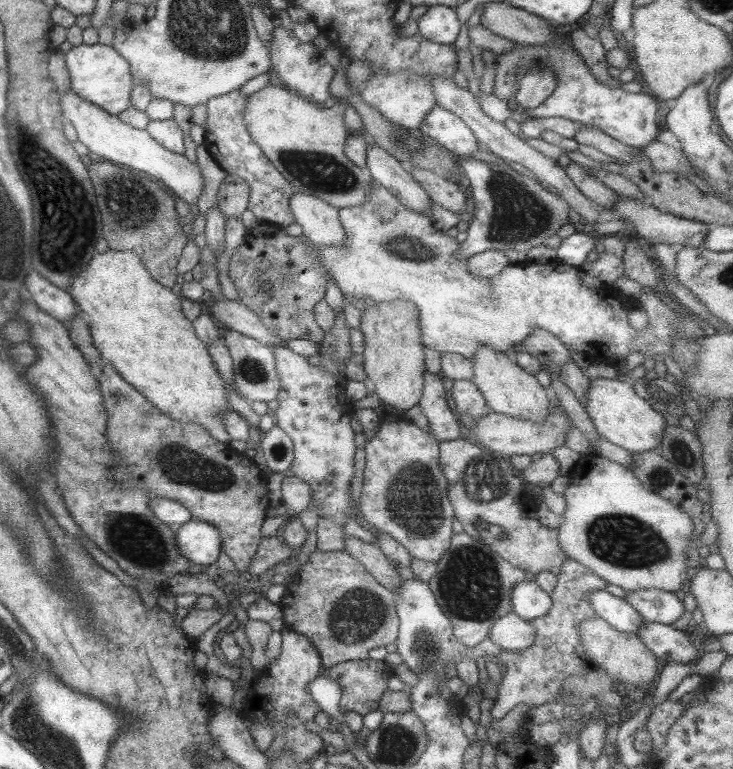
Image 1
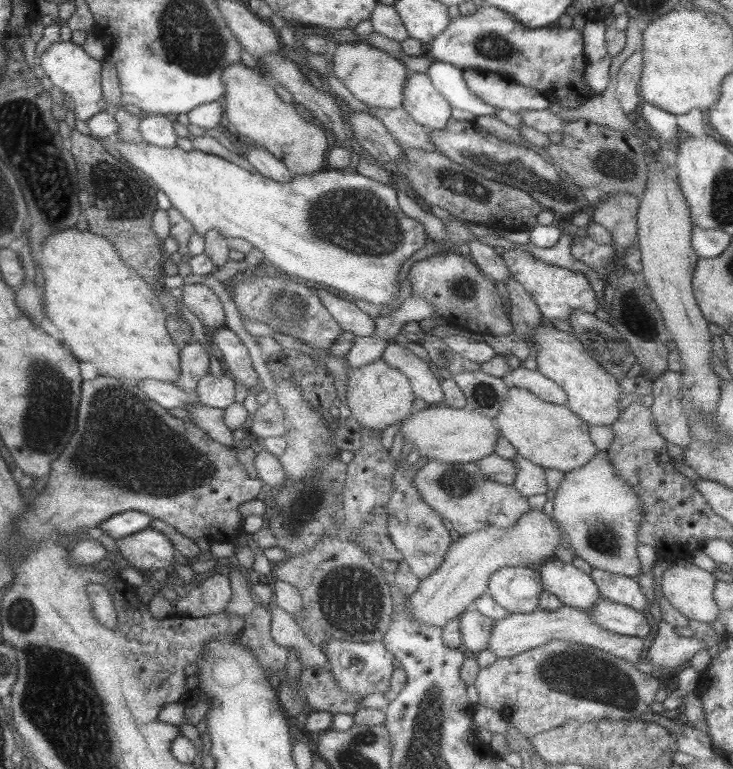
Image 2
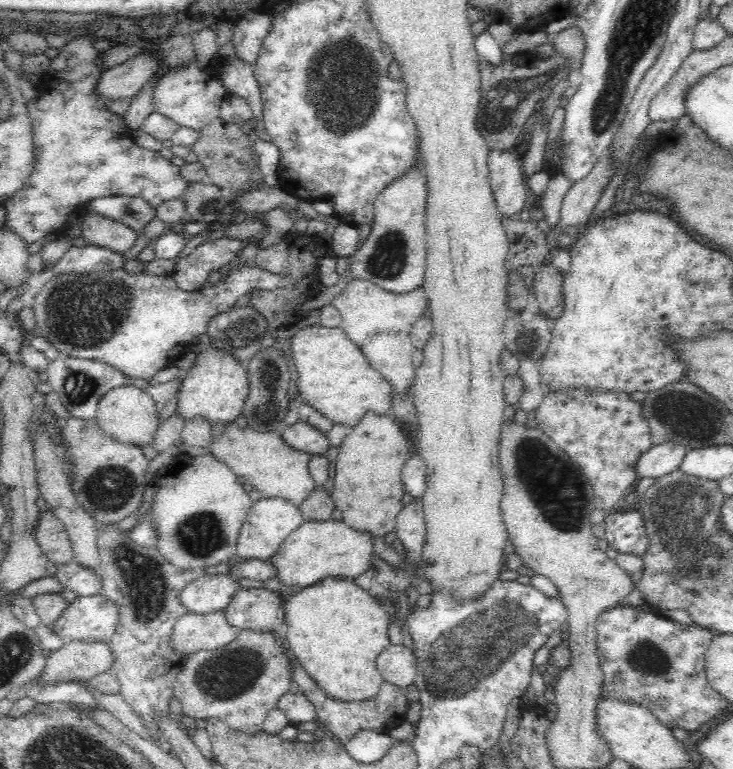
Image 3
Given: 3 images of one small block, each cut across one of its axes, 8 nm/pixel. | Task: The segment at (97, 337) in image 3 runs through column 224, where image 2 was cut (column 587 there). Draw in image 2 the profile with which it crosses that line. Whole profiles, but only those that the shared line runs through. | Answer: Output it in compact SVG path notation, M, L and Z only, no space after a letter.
M517 247L504 249L500 255L508 272L521 283L524 290L531 295L539 313L548 320L567 320L573 310L583 310L587 313L597 310L597 298L583 273L547 264L546 261L539 260L531 256L530 252Z

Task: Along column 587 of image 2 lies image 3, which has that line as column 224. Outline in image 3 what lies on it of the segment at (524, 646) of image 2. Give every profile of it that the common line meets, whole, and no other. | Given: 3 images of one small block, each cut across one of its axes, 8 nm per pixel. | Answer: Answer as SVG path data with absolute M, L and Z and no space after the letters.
M223 611L208 614L184 613L172 627L172 651L187 659L200 650L217 650L238 638L241 630L228 624Z

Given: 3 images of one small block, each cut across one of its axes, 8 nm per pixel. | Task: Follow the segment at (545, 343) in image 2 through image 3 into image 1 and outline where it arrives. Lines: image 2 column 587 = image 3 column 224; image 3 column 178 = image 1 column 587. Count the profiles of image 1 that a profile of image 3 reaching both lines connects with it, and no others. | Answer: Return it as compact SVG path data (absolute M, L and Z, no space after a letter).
M596 378L589 381L584 394L584 411L591 419L596 432L611 444L630 453L657 448L665 421L644 398L641 398L626 379Z

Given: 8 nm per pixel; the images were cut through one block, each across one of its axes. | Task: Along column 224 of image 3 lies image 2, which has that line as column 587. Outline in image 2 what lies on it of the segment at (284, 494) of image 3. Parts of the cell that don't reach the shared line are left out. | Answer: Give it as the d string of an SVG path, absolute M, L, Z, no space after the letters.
M508 388L502 407L493 417L493 420L497 431L516 450L516 454L542 469L554 468L564 473L571 472L576 468L585 466L598 451L591 438L589 438L589 433L587 433L589 425L582 418L573 414L566 405L545 402L524 388Z

